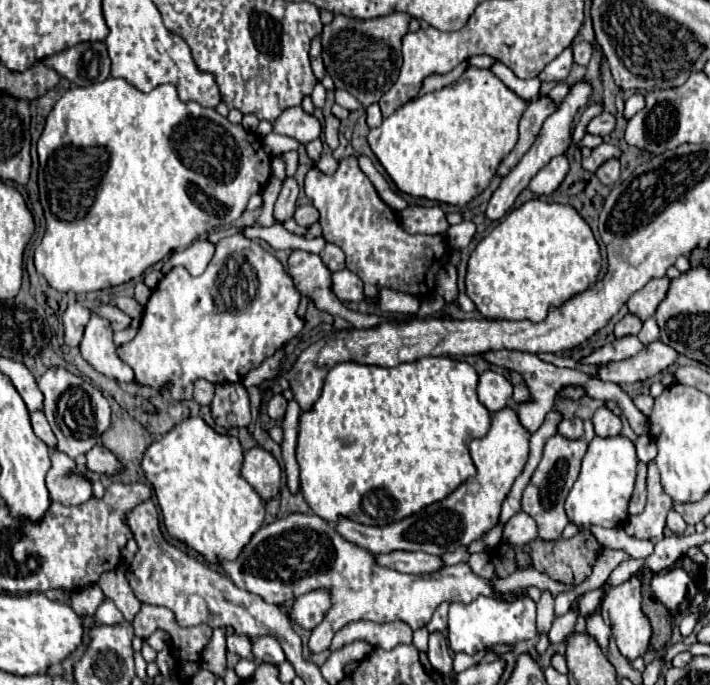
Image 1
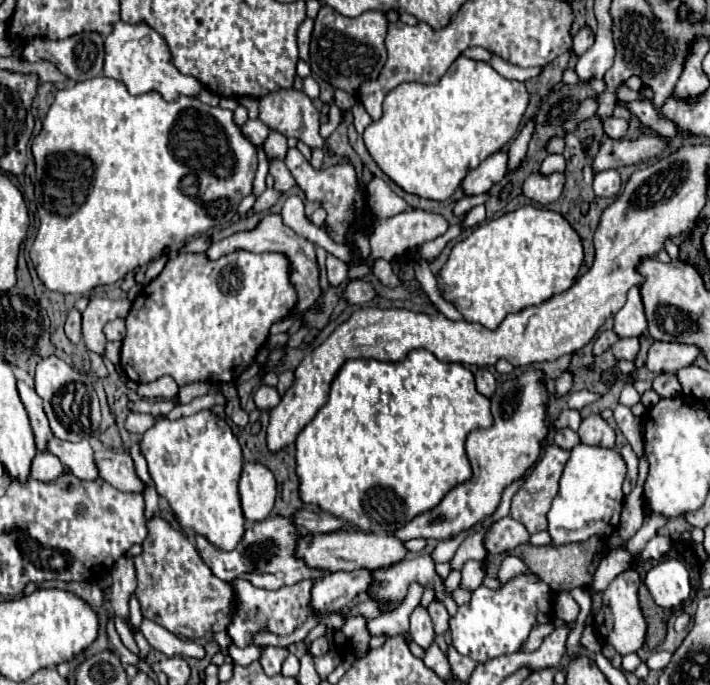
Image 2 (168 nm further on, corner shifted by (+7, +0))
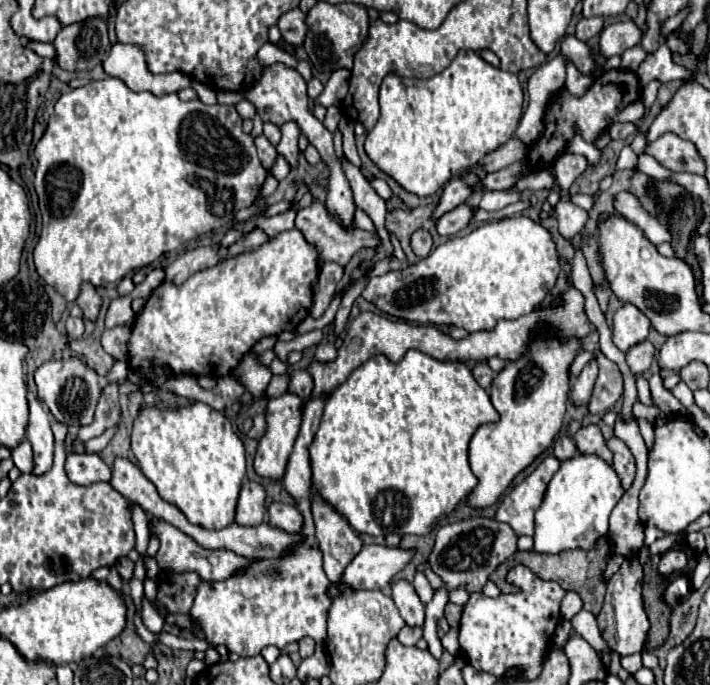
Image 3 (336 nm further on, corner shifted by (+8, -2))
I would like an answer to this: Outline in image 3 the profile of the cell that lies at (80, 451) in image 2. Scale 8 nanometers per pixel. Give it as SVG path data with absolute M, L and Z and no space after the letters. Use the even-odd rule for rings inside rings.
M70 452L66 456L66 474L74 484L88 486L94 482L108 482L112 472L110 468L102 462L98 454L88 454L88 452Z

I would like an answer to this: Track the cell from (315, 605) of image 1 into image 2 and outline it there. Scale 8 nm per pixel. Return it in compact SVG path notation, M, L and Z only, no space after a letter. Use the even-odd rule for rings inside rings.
M361 568L353 572L331 572L315 582L311 592L311 608L317 614L341 612L353 598L367 592L373 582L371 570Z

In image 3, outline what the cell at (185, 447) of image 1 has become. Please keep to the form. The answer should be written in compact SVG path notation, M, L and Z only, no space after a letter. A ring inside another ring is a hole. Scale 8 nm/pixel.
M194 402L176 410L144 406L134 422L132 452L144 476L158 488L158 494L170 504L178 506L190 522L200 522L200 526L210 530L222 530L234 522L240 486L246 476L246 458L242 440L236 436L230 420L222 412L210 408L204 402Z

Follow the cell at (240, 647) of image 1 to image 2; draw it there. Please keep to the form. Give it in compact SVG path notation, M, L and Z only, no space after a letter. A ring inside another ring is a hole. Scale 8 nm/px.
M249 644L249 648L229 646L229 656L233 658L233 662L235 662L235 664L249 666L251 662L259 660L259 656L261 656L261 646L255 646L255 644Z

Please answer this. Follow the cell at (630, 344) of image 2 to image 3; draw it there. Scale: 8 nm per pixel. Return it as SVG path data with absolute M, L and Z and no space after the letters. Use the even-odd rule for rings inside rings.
M648 340L638 342L636 346L632 346L626 354L626 362L628 362L632 374L642 374L644 370L648 370L652 360L654 360L654 354L656 354L656 350Z

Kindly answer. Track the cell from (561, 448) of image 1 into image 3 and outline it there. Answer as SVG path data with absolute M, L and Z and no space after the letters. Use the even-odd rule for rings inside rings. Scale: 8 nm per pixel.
M546 456L538 468L526 476L520 484L516 484L508 498L502 500L496 520L506 522L512 526L512 530L520 534L532 536L534 530L534 514L540 508L540 502L544 500L544 490L548 488L548 482L552 480L552 474L560 468L560 460L556 456Z

